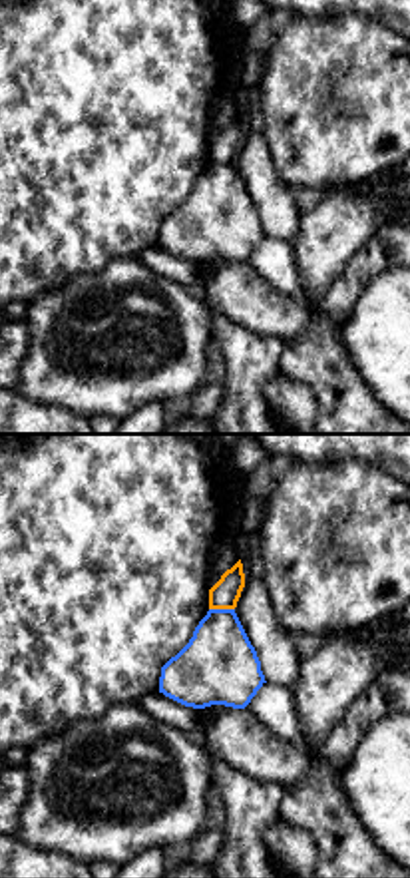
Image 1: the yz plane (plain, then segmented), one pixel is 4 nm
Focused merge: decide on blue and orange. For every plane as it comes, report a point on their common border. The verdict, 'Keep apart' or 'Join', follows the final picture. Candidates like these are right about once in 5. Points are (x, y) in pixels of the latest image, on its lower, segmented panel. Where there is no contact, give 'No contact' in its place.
Touches blue at (221, 610)

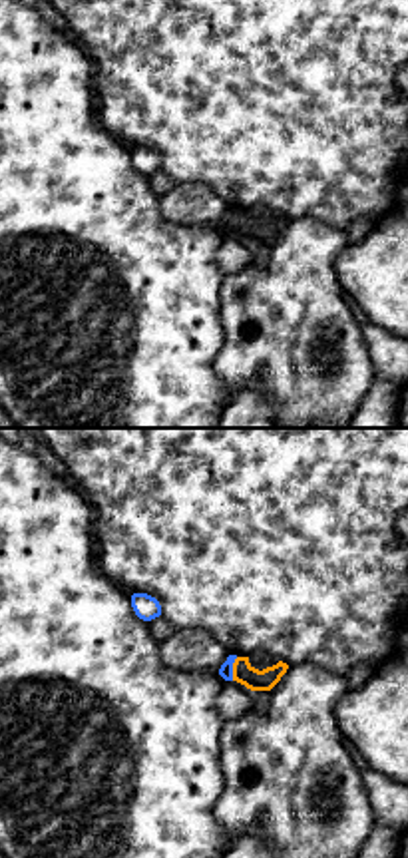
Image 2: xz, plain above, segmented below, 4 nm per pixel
Touches blue at (231, 669)

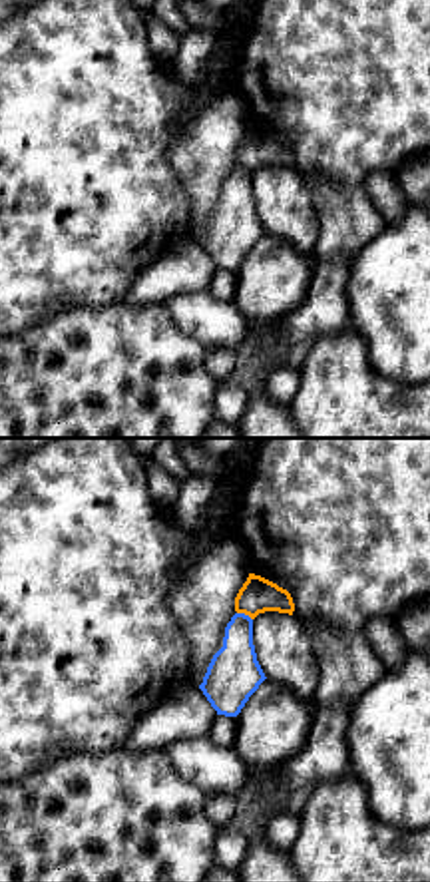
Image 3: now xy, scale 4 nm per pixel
Touches blue at (243, 614)

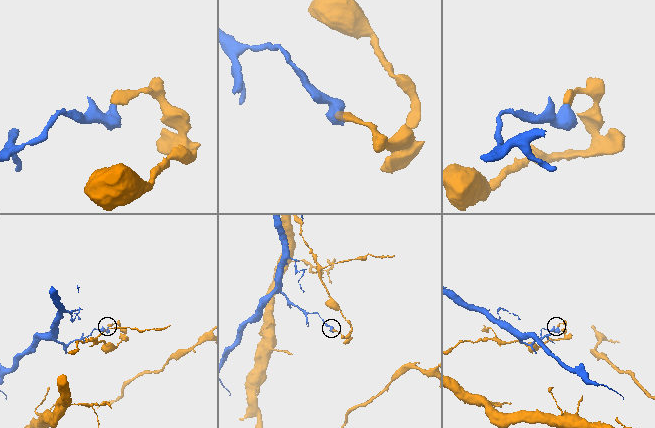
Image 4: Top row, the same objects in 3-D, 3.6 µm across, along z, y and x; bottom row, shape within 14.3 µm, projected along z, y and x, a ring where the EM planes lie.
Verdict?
Keep apart

